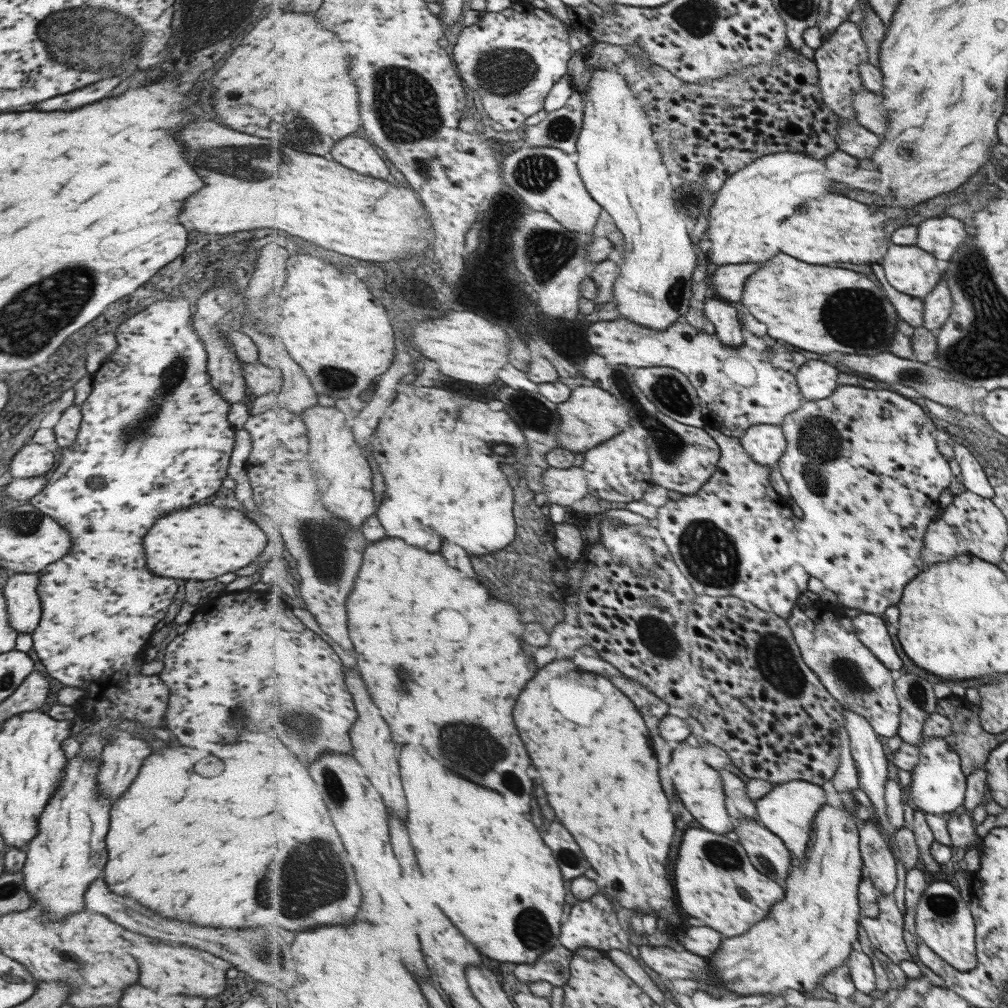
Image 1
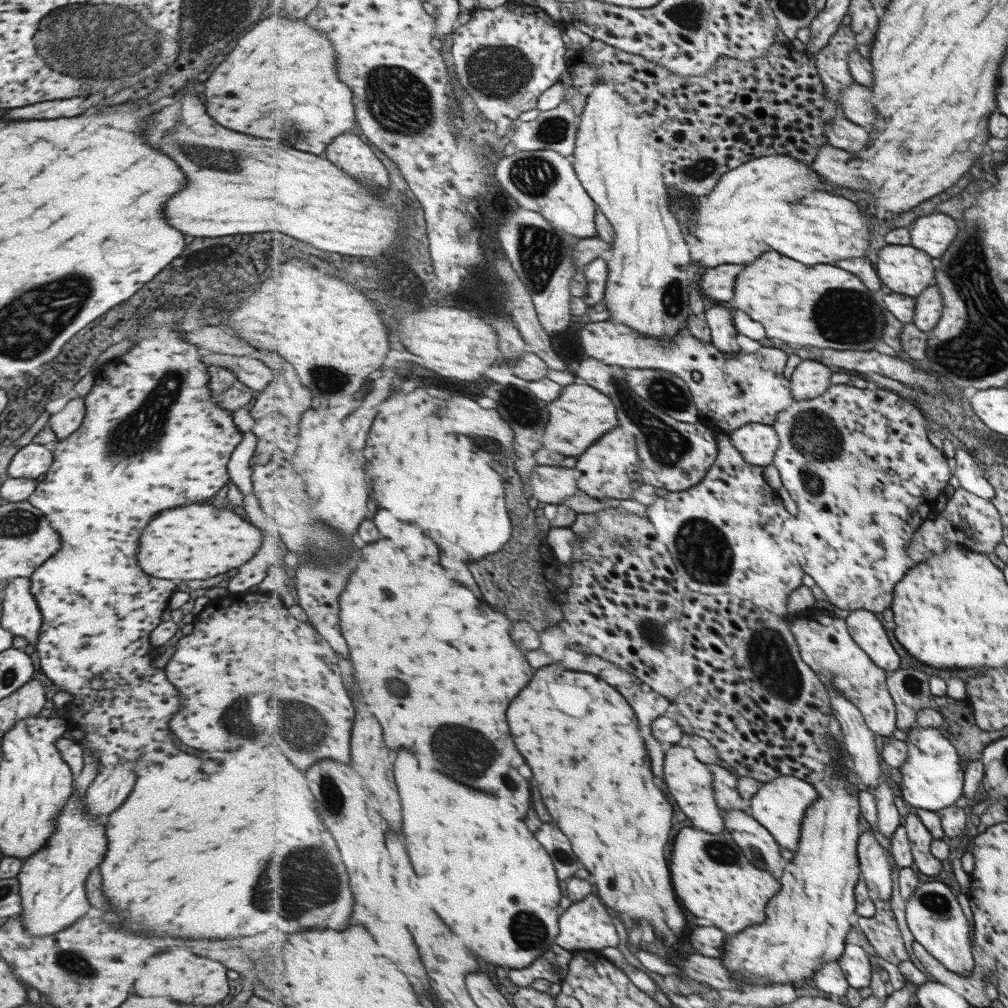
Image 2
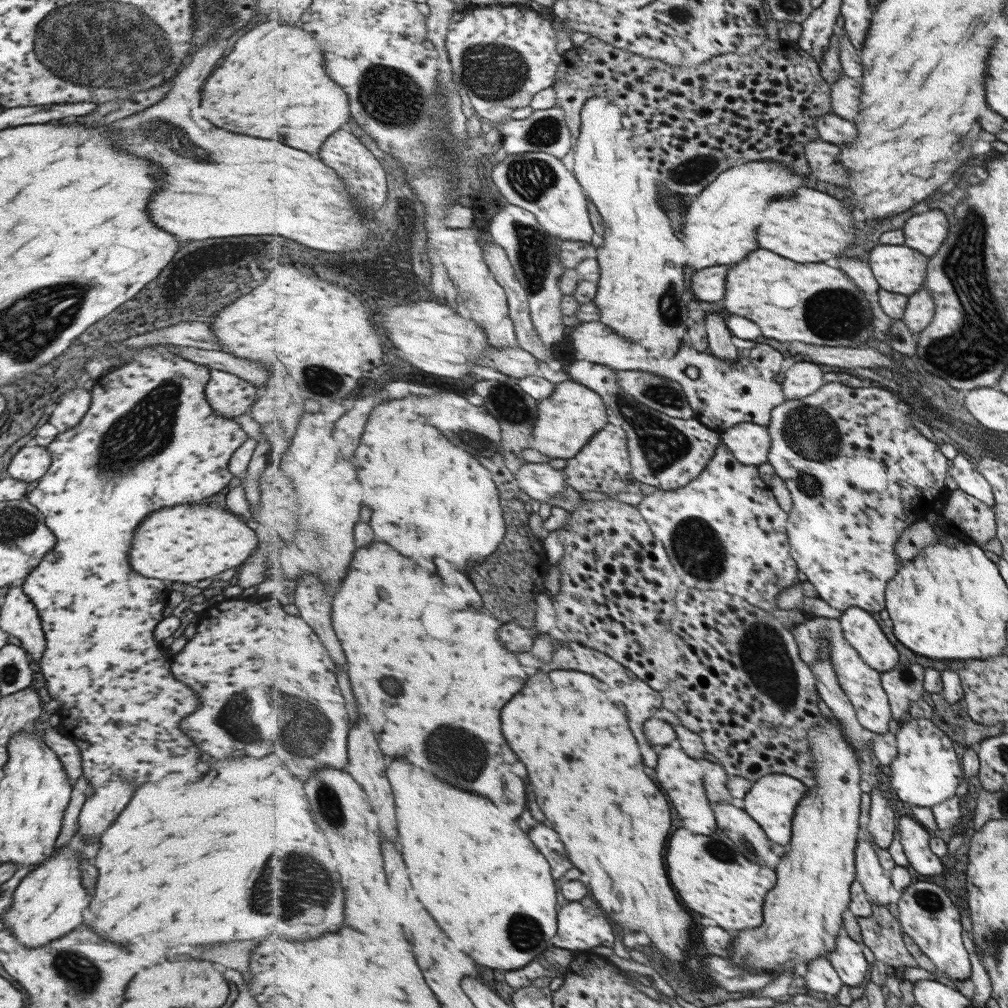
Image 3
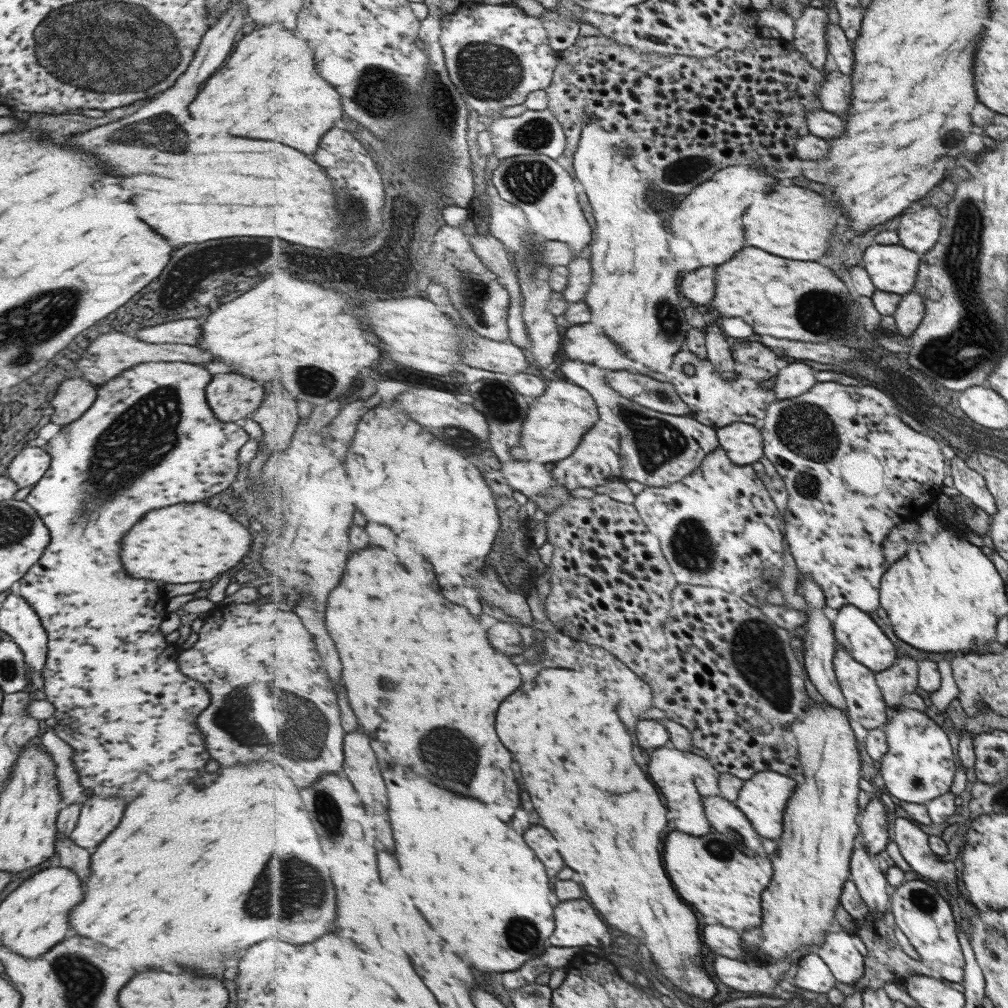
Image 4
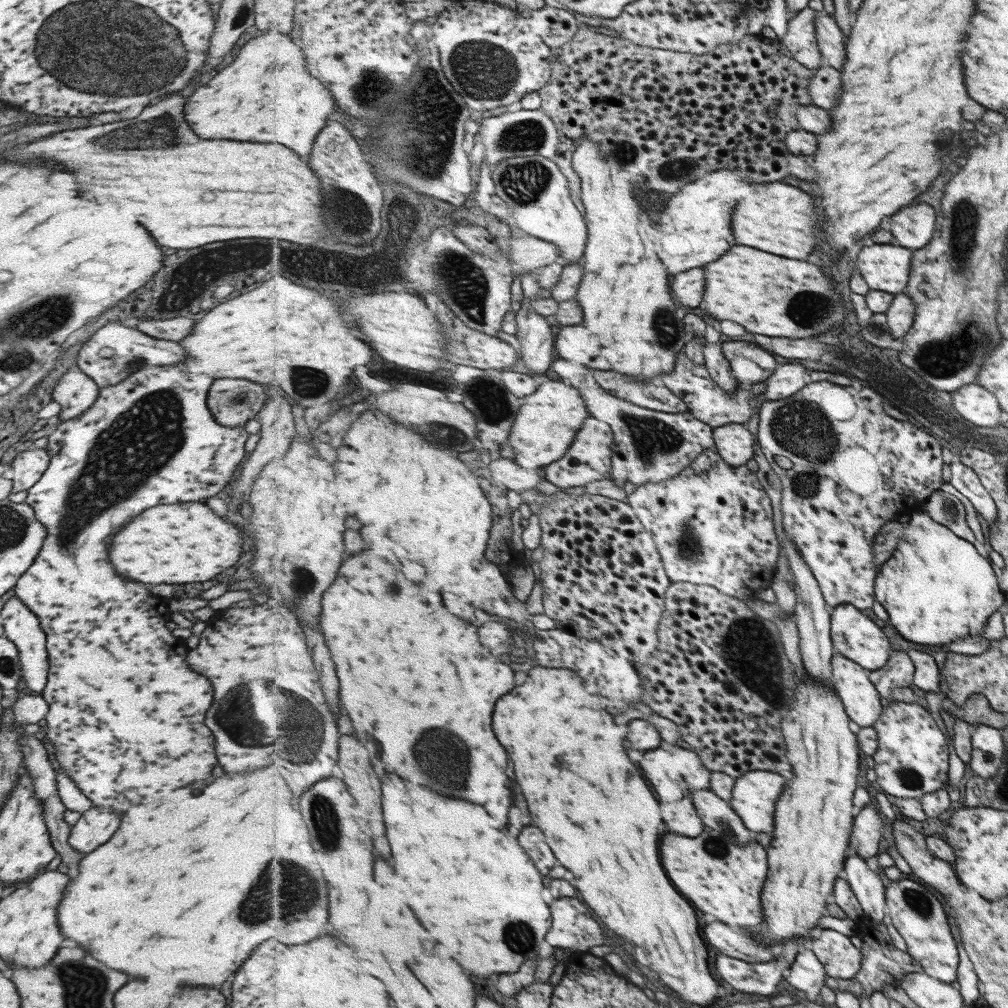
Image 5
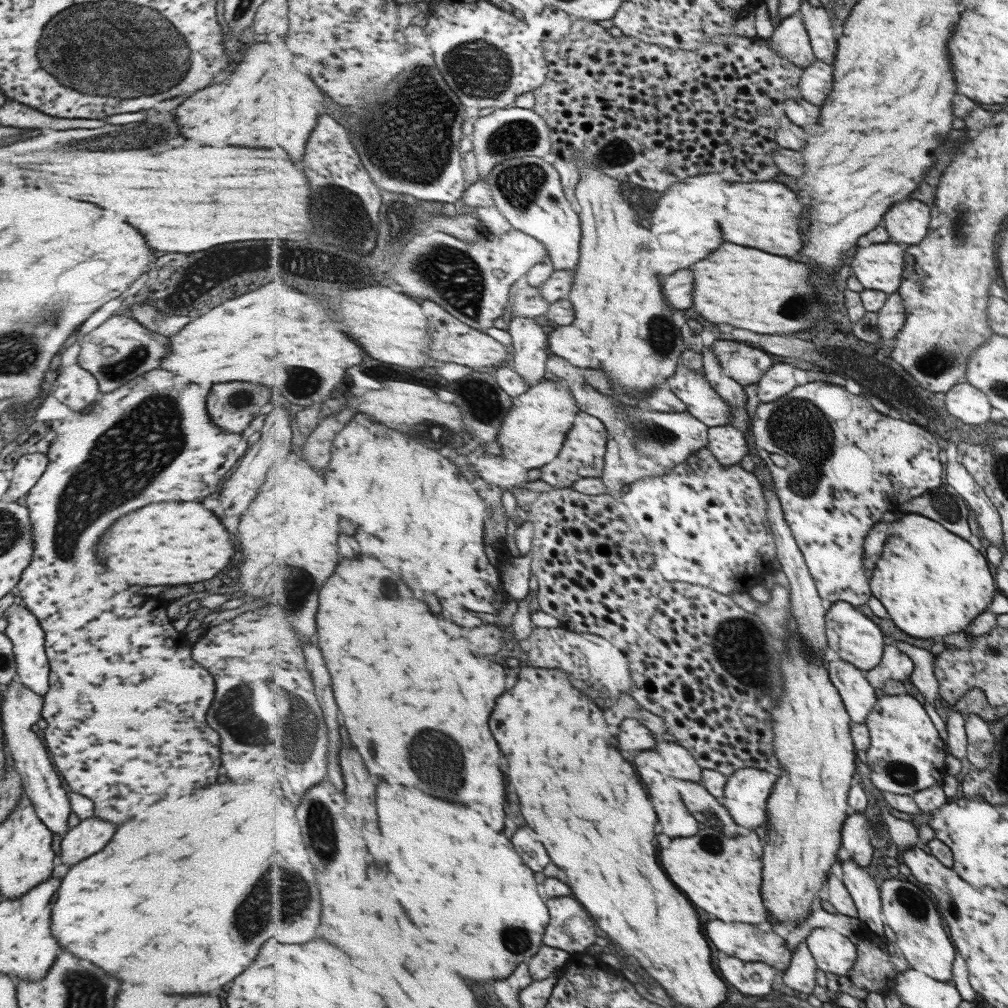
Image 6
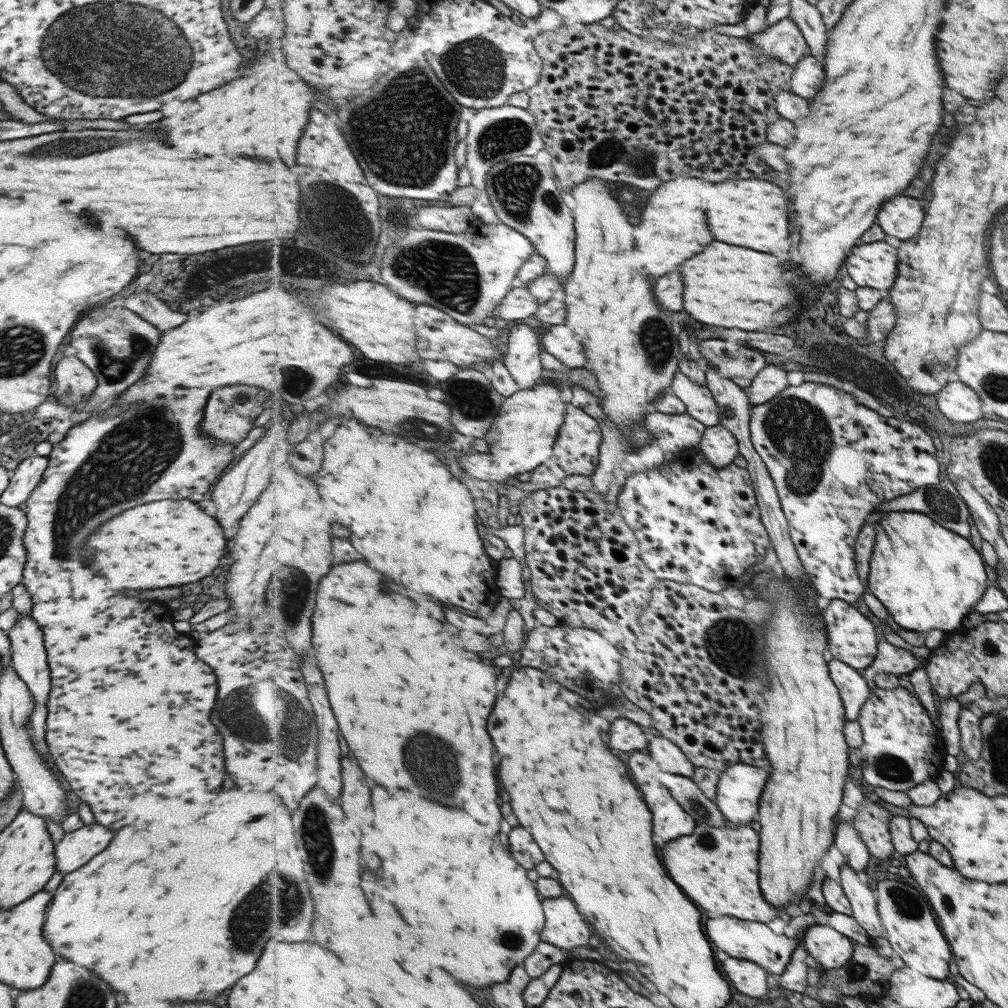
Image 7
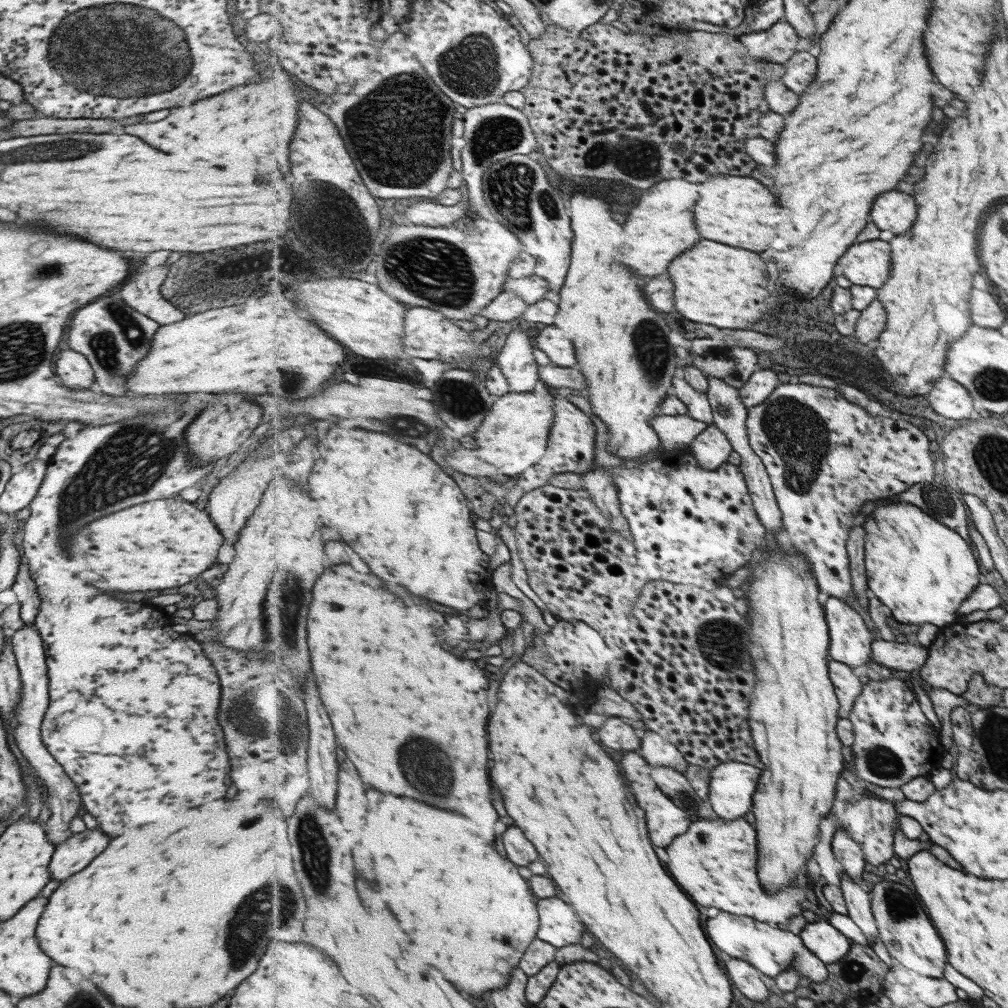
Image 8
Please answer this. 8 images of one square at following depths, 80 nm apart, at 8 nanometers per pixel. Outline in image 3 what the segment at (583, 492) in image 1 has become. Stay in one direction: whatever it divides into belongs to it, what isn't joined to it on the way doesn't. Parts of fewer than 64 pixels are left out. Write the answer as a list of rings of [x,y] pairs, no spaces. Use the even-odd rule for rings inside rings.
[[[528,462],[518,471],[510,473],[509,477],[517,482],[519,489],[538,501],[555,498],[568,485],[562,469],[555,469],[548,463]]]

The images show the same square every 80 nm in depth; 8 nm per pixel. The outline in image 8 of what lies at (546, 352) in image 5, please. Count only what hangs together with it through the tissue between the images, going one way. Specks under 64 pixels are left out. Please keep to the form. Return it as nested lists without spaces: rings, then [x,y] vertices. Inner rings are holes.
[[[514,330],[497,354],[496,362],[513,392],[533,392],[540,381],[540,369],[533,348],[533,340],[526,331]]]

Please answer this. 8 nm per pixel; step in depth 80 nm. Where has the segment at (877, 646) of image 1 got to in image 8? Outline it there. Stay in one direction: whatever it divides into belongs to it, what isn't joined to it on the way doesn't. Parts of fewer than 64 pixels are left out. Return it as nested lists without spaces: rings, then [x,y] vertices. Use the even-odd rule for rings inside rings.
[[[829,597],[824,606],[830,627],[830,658],[861,672],[874,652],[871,630],[863,616],[843,599]]]

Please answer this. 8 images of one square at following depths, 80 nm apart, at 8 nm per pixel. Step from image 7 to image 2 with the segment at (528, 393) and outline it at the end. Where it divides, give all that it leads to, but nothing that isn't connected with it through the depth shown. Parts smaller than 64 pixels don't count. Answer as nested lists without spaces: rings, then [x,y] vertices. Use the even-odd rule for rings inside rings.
[[[582,381],[565,386],[559,400],[549,402],[549,410],[545,448],[559,451],[565,456],[580,457],[590,446],[619,426],[617,405],[611,397]]]

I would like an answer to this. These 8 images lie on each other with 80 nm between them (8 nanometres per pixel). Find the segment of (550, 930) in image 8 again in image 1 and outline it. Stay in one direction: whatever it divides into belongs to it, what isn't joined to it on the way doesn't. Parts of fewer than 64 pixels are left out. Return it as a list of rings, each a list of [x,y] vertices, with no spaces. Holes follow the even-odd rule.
[[[597,894],[587,901],[578,901],[571,909],[568,909],[563,923],[563,934],[560,936],[560,944],[574,952],[581,947],[591,947],[607,952],[613,948],[625,952],[634,950],[629,930],[625,930],[621,926],[617,912],[613,908],[613,902],[603,894]]]

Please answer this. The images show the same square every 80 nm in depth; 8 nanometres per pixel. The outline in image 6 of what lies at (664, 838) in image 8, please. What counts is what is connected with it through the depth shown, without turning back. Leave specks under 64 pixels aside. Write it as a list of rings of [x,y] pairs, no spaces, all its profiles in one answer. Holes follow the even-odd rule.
[[[651,784],[651,798],[655,802],[655,810],[659,810],[659,820],[663,824],[663,834],[671,838],[679,836],[695,836],[701,824],[687,808],[682,794],[673,788],[673,784]]]

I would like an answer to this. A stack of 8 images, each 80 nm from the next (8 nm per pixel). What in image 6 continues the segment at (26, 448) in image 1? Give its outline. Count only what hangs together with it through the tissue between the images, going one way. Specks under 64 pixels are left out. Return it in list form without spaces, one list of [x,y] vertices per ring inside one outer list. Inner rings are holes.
[[[36,450],[19,456],[11,469],[13,474],[9,480],[9,487],[4,492],[4,500],[15,502],[17,498],[24,497],[37,483],[40,474],[45,470],[47,461],[46,453],[38,453]]]

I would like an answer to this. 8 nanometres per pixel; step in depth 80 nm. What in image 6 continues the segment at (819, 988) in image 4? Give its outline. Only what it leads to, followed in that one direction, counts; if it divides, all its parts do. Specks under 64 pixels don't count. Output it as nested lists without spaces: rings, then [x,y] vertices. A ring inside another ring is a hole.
[[[803,941],[793,952],[791,965],[782,973],[785,985],[799,993],[813,994],[817,986],[817,969],[815,957]]]

